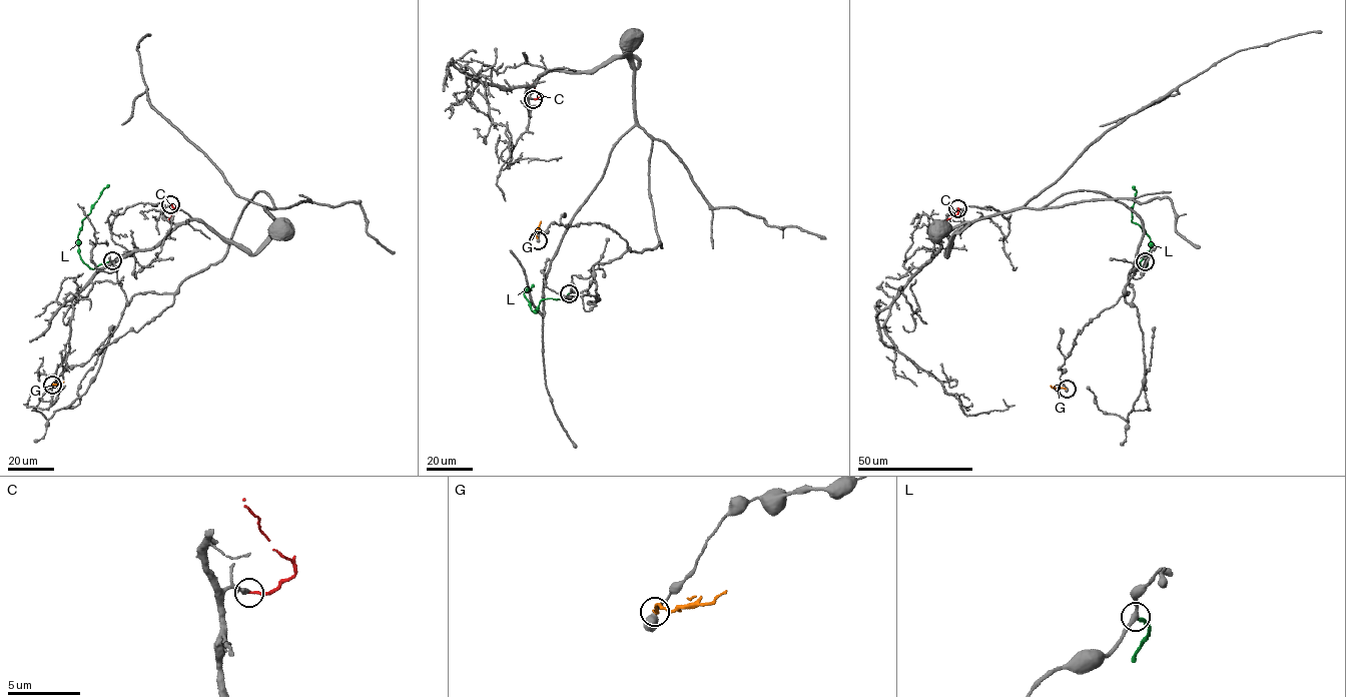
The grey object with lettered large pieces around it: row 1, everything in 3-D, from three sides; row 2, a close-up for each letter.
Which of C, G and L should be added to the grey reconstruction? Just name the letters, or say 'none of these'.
L

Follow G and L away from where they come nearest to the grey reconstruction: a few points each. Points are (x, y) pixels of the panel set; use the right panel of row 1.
G: (1067, 389), (1050, 386)
L: (1145, 262), (1142, 270), (1141, 260), (1151, 248), (1150, 238), (1132, 222), (1133, 186)

